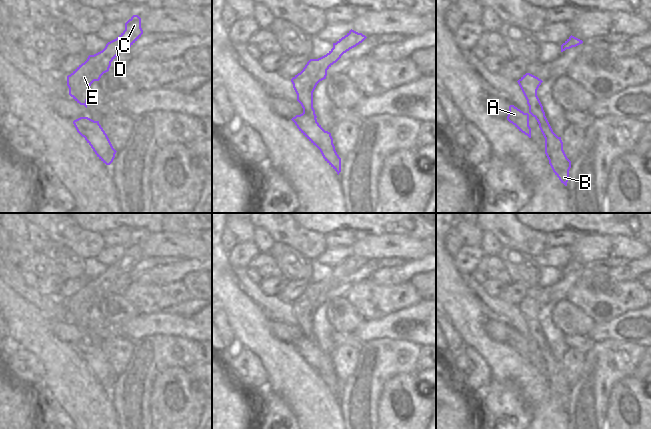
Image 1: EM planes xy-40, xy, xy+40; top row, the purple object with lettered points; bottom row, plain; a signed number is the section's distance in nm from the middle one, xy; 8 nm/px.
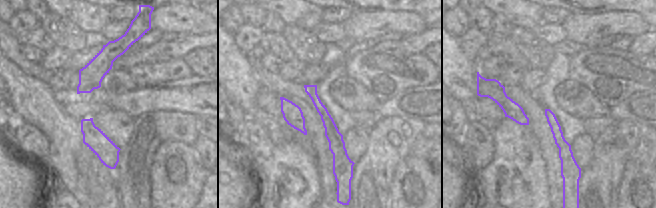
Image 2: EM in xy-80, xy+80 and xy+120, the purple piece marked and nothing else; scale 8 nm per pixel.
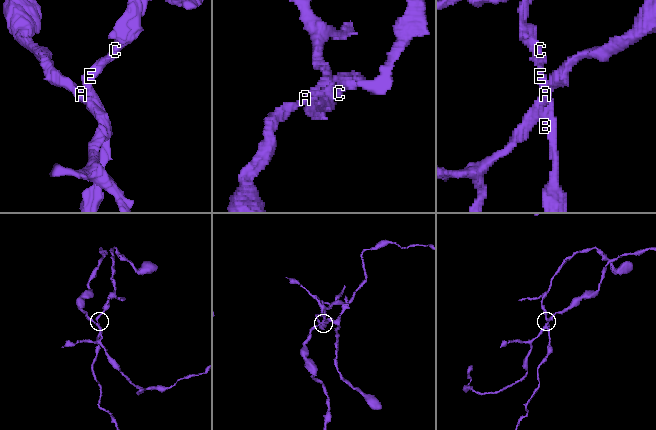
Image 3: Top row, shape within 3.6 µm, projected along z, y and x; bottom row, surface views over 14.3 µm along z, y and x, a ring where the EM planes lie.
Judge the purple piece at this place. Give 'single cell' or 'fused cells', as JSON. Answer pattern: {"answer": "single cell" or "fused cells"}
{"answer": "fused cells"}

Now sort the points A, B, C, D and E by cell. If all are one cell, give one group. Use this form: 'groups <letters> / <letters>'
groups A / B C D E

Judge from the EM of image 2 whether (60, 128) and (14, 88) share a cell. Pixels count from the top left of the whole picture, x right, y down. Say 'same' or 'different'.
same

